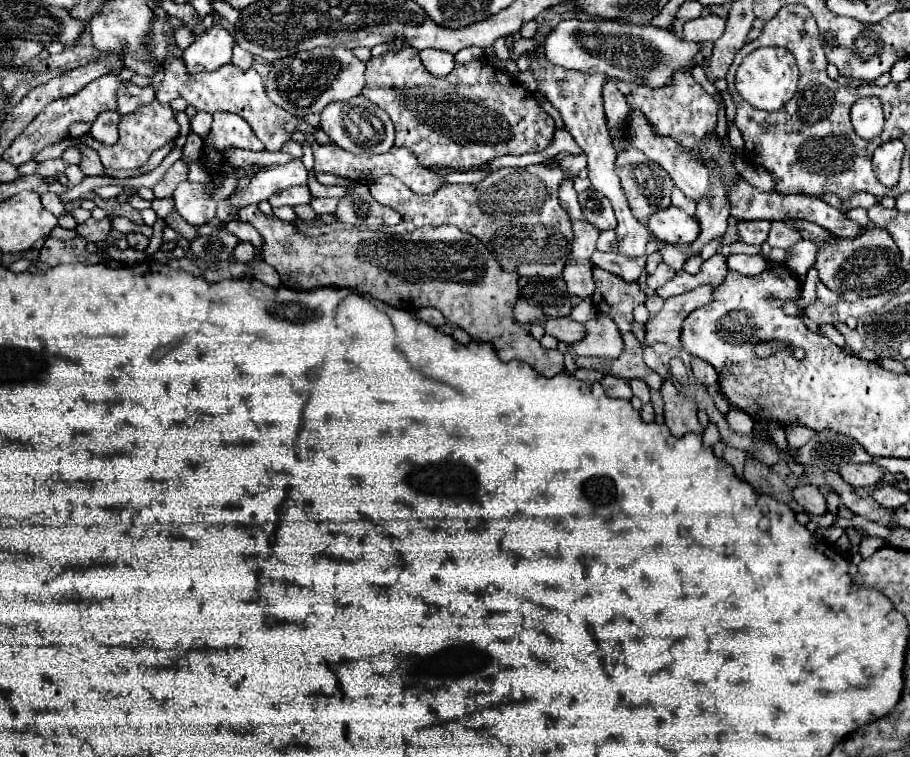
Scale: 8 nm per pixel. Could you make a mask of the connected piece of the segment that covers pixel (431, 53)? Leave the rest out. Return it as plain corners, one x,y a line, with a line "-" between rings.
434,48
420,52
420,60
424,62
426,70
428,70
430,74
436,74
436,76
446,76
446,74
450,74
452,68
456,66
454,54
448,54
448,52
444,52
444,50
434,50

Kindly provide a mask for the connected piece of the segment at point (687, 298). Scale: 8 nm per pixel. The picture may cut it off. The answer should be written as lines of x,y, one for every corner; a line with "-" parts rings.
700,286
690,292
672,296
664,300
662,310
656,316
650,316
644,326
644,344
652,346
654,342
666,342
674,348
680,346
680,328
684,318
712,300
712,286

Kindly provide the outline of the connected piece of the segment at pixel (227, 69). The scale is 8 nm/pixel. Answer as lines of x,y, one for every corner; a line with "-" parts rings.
168,58
164,62
164,80
156,88
156,98
160,102
170,102
178,96
188,100
188,104
194,106
196,110
204,110
210,114
222,110
242,116
270,152
278,152
280,146
290,140
290,134
296,132
296,118
282,110
280,106
276,106
266,96
264,82
254,68
238,70
234,64
224,64
214,72
200,72
196,76
188,76
182,58

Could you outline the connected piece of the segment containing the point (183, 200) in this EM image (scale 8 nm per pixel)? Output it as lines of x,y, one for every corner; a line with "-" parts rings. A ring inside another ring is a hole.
244,166
236,168
236,174
228,174
224,178
224,184
214,182
180,182
174,190
174,202
178,214
192,226
208,224
216,216
216,204
218,200
226,200
238,186
238,180
244,176
254,176
260,168
258,166

